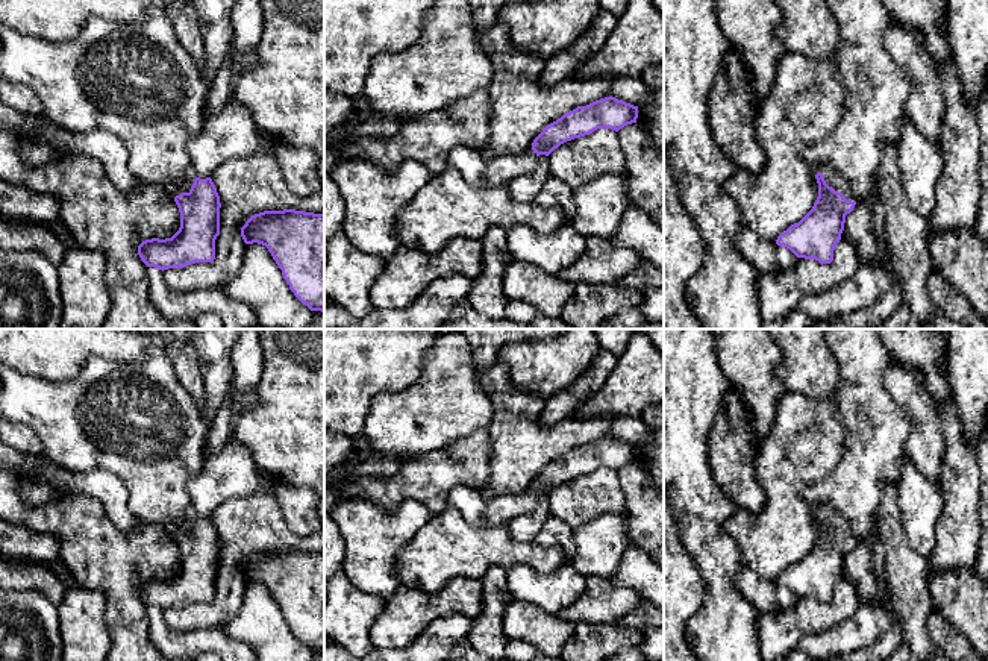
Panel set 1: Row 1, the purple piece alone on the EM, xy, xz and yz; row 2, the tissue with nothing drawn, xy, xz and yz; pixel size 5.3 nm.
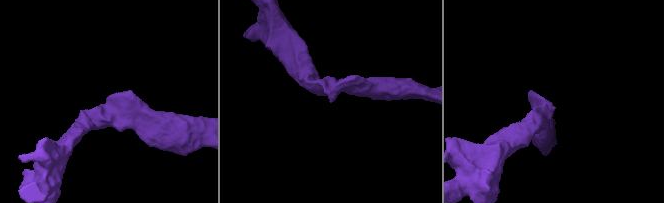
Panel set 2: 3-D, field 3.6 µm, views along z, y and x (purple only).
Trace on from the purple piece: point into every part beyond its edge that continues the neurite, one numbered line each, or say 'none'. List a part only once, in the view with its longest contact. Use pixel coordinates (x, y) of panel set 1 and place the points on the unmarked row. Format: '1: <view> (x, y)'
1: yz (832, 517)

